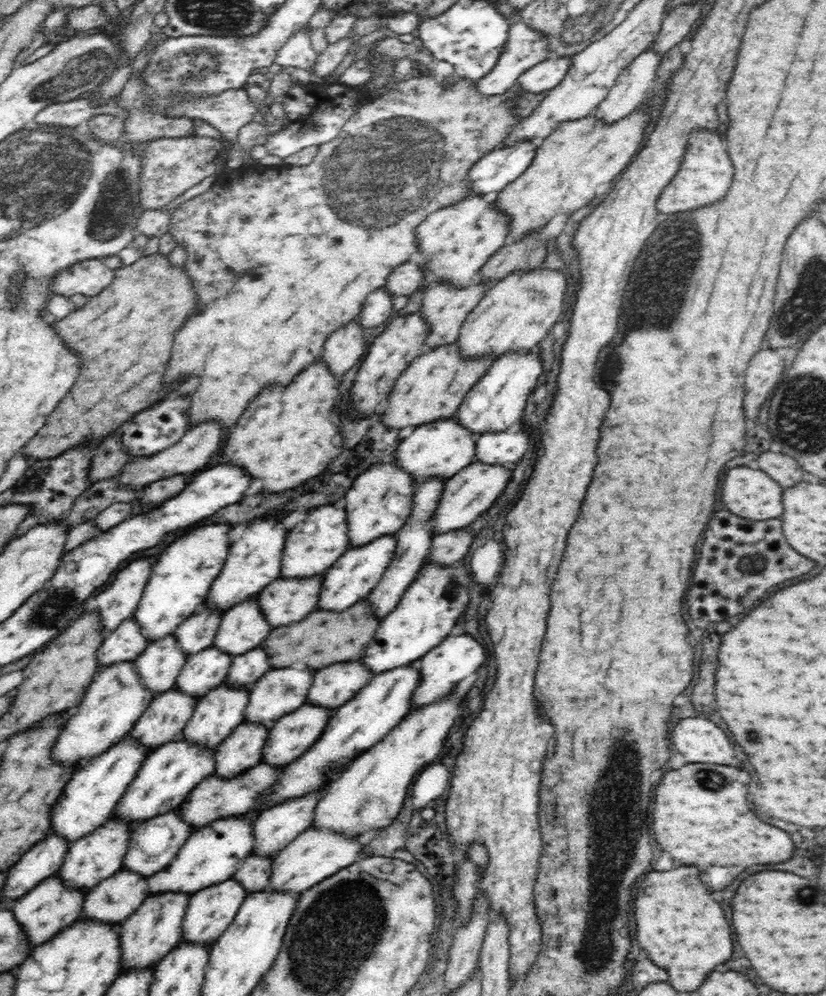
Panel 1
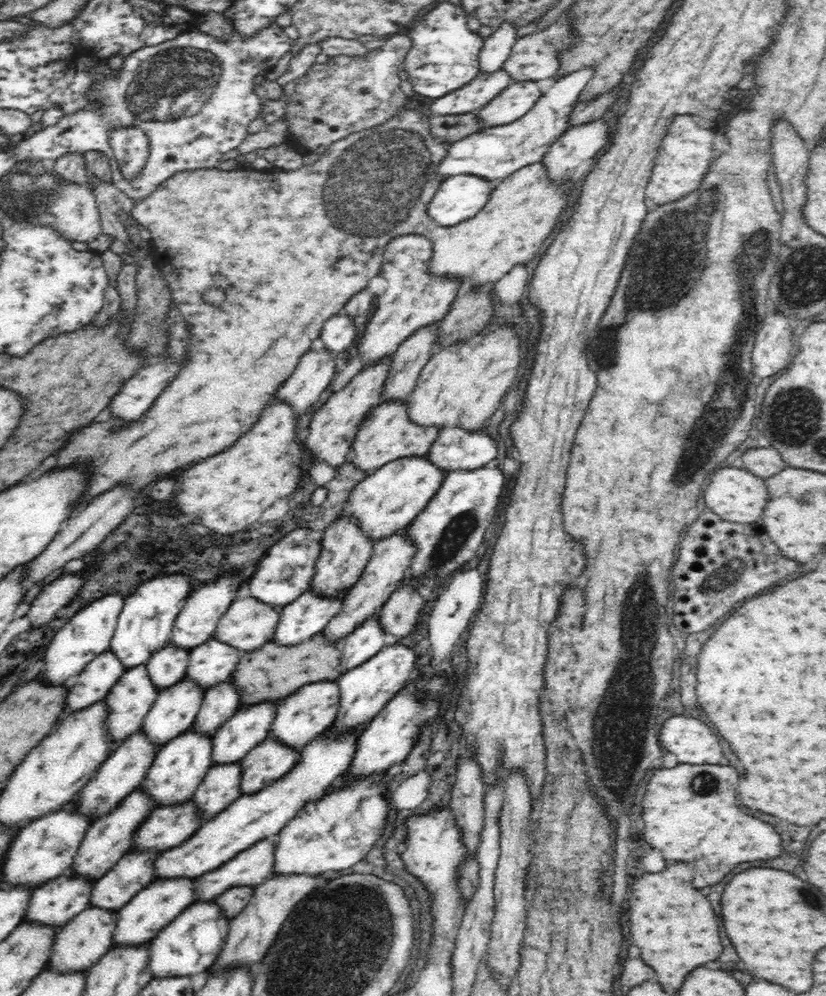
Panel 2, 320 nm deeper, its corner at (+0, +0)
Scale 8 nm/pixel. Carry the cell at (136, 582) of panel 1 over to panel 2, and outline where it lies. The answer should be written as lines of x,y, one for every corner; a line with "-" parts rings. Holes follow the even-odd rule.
110,594
100,598
98,602
88,604
84,610
76,612
64,626
58,630
54,640
47,646
44,654
42,671
38,677
52,686
62,686
68,678
84,671
84,668
95,660
102,652
109,650
117,620
123,609
125,598
120,594

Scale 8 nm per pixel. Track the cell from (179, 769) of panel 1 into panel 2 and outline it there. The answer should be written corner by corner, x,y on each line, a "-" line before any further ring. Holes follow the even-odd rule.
138,788
134,792
130,792
114,810
110,810
108,814
104,814
102,818
94,821
86,831
76,856
73,858
71,866
73,874
94,880
94,882
100,880
128,852
128,848
132,844
132,832
136,832
136,828
145,821
149,812
154,808
156,806
153,804
152,796

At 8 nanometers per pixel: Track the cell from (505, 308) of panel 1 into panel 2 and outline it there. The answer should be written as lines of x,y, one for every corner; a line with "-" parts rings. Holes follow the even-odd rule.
516,327
483,329
464,342
437,350
424,365
414,390
407,396
409,419
418,426
457,426
468,432
487,425
503,398
515,384
520,366
520,338

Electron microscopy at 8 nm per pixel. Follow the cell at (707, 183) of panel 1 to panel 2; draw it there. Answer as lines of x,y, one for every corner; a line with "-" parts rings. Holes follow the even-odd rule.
692,115
672,116
669,129
662,137
645,195
657,205
664,205
676,202
694,192
714,164
715,160
712,154
712,145
716,138
714,134
715,128
700,127
694,122

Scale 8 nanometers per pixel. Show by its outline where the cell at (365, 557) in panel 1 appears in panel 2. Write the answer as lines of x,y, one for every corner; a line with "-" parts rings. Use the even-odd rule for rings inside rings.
312,588
283,606
273,634
278,646
296,646
321,633
335,614
340,612
348,591
336,598
324,598

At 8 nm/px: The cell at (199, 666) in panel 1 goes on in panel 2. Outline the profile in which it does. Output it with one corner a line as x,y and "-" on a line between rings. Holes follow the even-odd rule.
187,677
182,678
174,686
170,686
170,688
161,690
158,693
154,704
144,717
141,730
146,733
147,739
152,744
157,744
161,748
166,742
170,742
170,740
180,736
193,726
204,695
205,691
199,684

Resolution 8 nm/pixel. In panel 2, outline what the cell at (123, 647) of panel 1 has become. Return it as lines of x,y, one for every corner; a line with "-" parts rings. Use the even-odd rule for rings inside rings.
111,650
102,653
92,660
84,671
66,680
64,685
69,693
65,698
65,713
84,710
104,700
110,689
126,671

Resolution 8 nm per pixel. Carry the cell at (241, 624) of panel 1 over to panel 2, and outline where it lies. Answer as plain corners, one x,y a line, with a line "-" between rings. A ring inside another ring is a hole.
211,637
208,642
190,650
185,676
206,691
229,680
242,656
237,648

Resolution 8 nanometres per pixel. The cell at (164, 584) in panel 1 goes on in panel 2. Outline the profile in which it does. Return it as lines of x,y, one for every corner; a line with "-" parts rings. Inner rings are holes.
166,574
144,582
134,594
125,598
109,646
124,668
148,663
154,652
168,644
178,613
197,586
187,574

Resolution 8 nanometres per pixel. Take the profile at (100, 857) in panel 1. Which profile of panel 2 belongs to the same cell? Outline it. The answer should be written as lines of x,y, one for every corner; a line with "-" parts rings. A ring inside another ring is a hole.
71,868
66,869
62,876
58,876
58,878
54,878
54,880
50,880
46,884
42,884
42,886
32,890
23,921
39,922
39,924
60,929
67,922
70,922
70,919
74,918
76,914
80,914
80,912
90,906
93,884
94,880
88,880
83,878
83,876
73,874

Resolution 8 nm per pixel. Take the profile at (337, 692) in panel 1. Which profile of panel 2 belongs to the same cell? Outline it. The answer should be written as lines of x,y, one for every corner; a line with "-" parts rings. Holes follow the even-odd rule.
327,679
306,684
277,703
277,713
269,730
270,737
300,751
318,734
323,734
328,730
337,717
339,706
340,689
337,681

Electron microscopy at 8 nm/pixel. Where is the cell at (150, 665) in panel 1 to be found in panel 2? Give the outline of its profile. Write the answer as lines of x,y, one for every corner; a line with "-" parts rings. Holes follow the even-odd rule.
145,664
124,671
103,700
107,706
105,728
109,729
109,739
114,744
113,748
140,730
144,717
148,714
159,692
160,690
152,684
151,676
148,676

